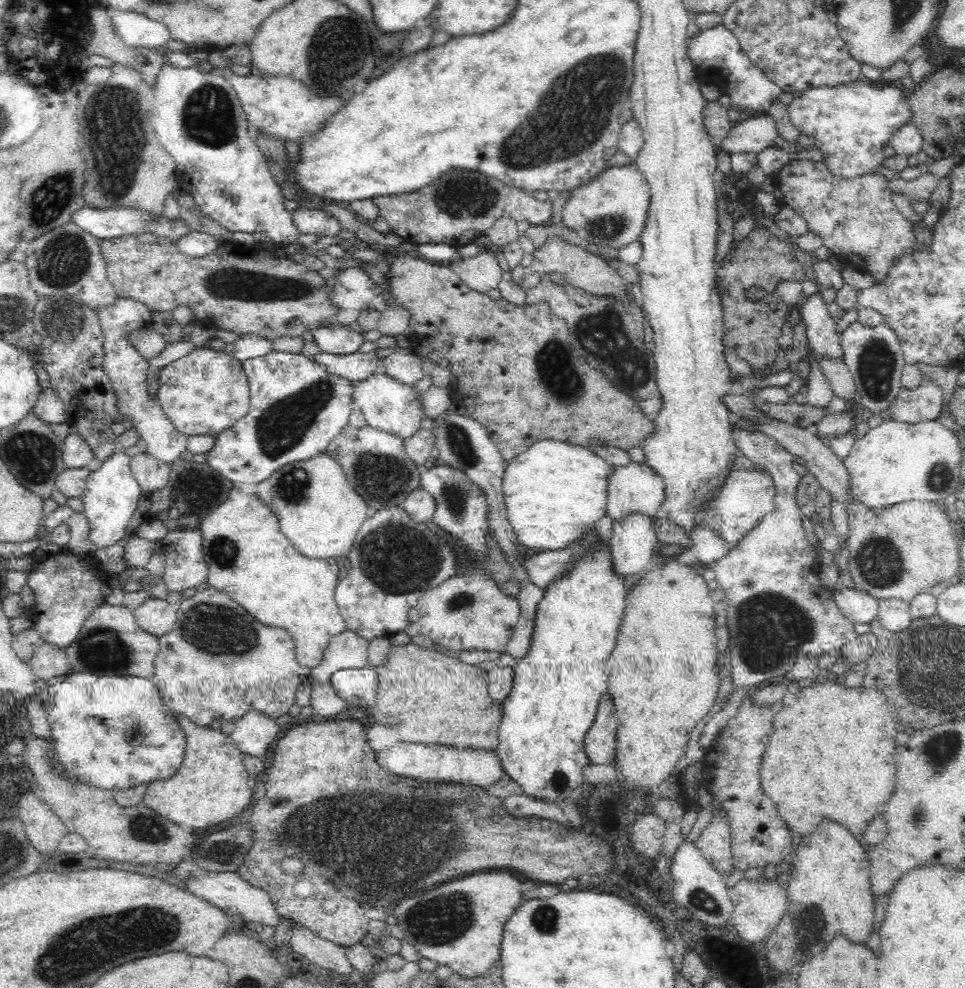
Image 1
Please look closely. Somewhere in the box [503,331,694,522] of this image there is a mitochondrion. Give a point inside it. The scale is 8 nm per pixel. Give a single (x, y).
(556, 367)

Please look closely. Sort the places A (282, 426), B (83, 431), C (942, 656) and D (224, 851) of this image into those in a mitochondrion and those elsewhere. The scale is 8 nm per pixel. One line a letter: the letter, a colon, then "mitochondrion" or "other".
A: mitochondrion
B: other
C: mitochondrion
D: mitochondrion

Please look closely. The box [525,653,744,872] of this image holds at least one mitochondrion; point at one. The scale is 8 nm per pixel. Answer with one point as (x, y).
(560, 783)

